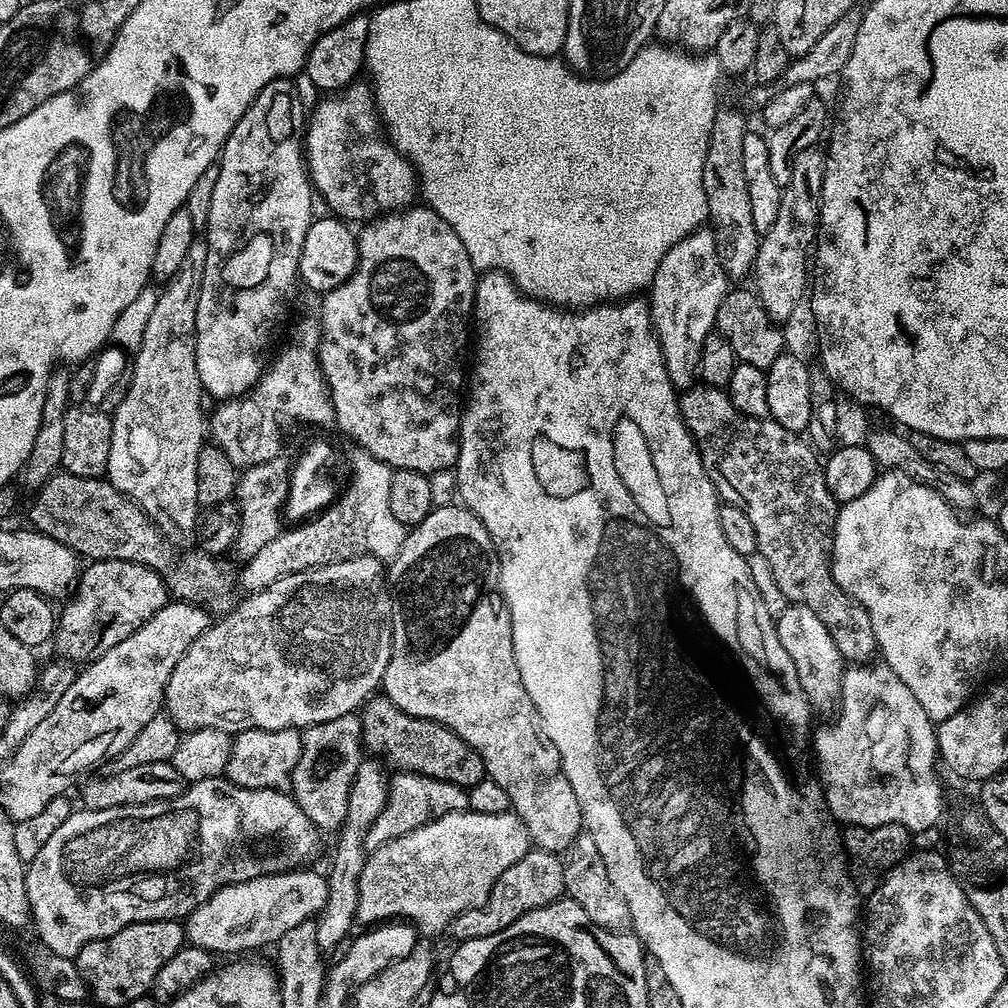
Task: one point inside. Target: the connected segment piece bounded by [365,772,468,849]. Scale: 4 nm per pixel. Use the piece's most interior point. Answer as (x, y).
(413, 800)

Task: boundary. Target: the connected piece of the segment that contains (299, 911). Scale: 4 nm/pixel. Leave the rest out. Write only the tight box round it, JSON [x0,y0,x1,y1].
[186,868,327,954]

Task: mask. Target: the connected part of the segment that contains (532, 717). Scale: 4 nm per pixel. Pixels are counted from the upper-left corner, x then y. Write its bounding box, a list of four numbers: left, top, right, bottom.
[383,502,584,854]

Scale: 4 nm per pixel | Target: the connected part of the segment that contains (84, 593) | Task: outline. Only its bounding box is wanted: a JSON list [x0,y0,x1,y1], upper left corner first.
[54,560,170,662]

